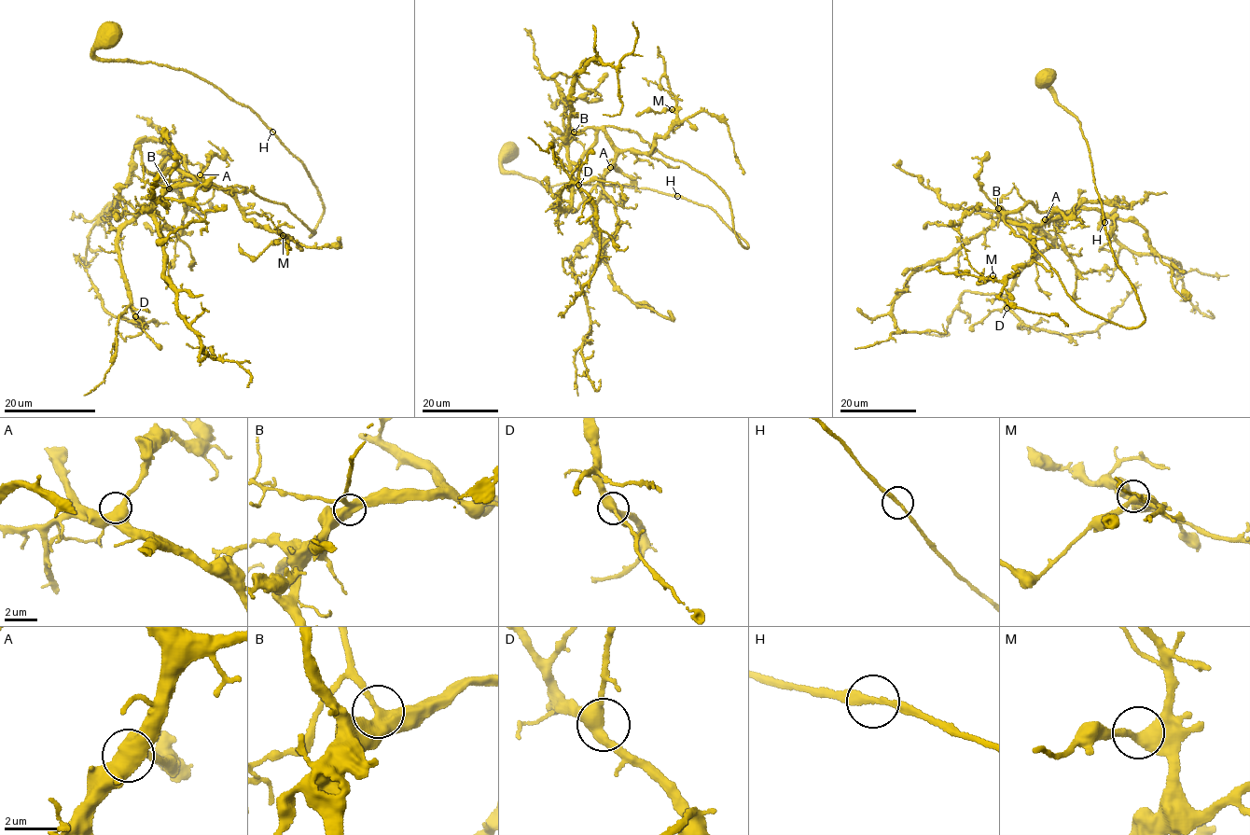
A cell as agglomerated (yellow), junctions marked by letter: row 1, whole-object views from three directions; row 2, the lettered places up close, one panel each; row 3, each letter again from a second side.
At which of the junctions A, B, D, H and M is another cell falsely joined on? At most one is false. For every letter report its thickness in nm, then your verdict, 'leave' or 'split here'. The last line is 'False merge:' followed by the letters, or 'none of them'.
A: 460 nm thick; leave
B: 420 nm thick; leave
D: 400 nm thick; leave
H: 240 nm thick; leave
M: 440 nm thick; leave
False merge: none of them

